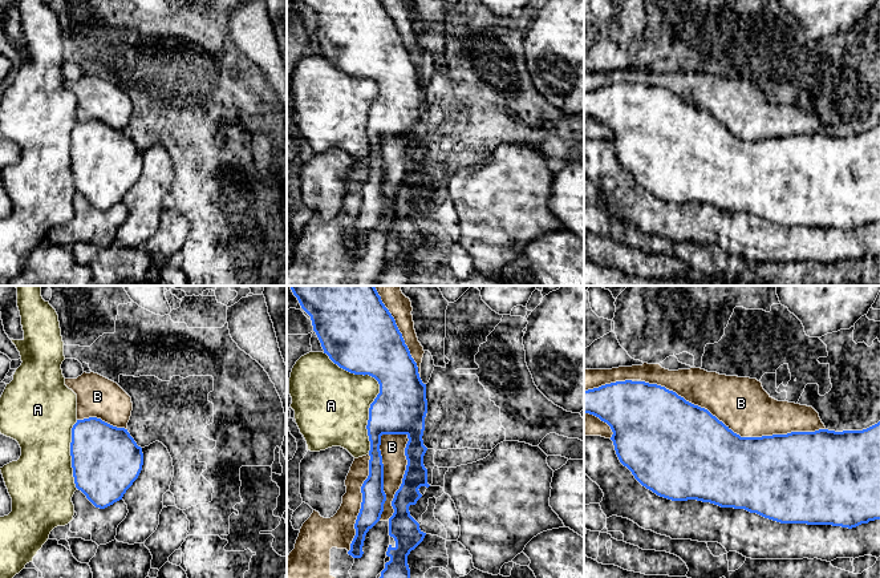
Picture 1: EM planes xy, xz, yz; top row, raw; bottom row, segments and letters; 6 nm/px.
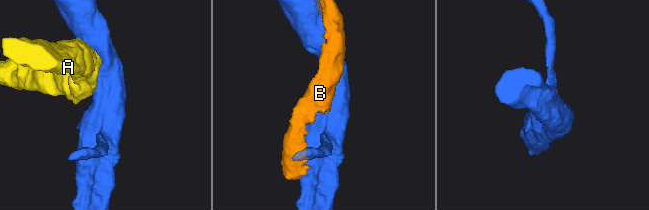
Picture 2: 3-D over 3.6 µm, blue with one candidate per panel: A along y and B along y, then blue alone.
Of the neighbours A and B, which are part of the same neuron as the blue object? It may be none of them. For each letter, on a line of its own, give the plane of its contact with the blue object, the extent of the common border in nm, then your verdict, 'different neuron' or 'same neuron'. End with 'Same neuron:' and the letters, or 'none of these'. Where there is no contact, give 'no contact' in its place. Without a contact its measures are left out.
A: contact in xz; length 700 nm; different neuron
B: contact in xz; length 550 nm; different neuron
Same neuron: none of these

